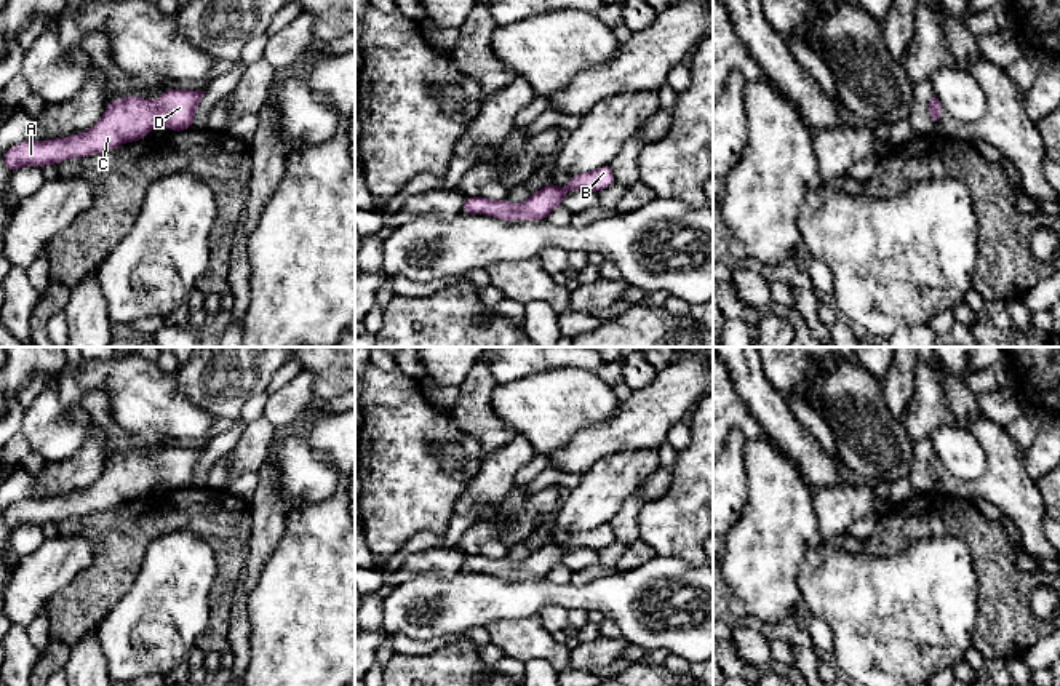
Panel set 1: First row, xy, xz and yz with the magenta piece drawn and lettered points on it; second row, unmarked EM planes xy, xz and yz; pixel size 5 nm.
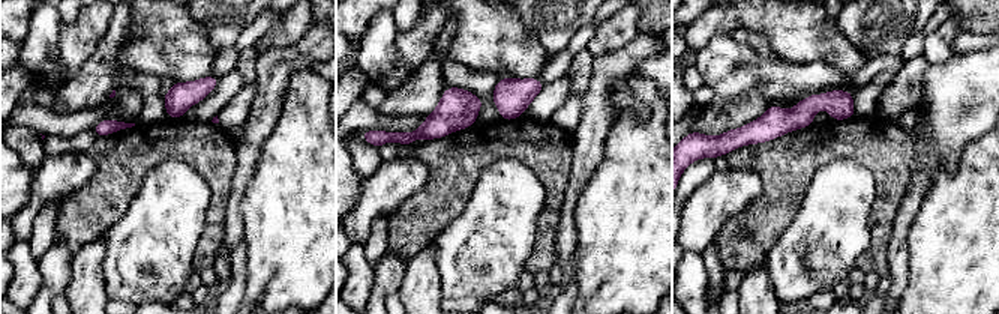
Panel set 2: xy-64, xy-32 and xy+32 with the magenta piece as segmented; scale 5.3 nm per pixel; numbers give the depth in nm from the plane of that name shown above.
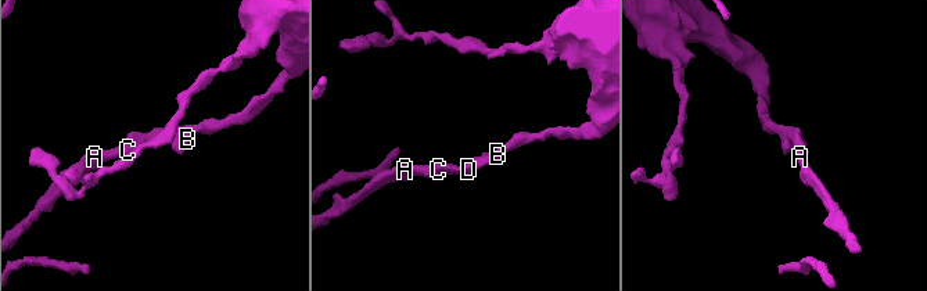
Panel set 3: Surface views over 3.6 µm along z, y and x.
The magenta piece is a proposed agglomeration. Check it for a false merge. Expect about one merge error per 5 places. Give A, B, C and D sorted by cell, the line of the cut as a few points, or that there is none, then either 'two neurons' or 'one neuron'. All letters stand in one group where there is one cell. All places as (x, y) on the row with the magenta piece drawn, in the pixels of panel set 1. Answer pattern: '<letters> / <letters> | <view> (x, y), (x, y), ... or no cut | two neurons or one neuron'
A B C D | no cut | one neuron

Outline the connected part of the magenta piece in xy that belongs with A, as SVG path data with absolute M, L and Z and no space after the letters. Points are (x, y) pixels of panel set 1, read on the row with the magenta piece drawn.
M169 88L158 99L125 96L107 104L101 120L83 133L48 141L22 141L2 158L13 174L21 166L59 165L69 158L83 158L109 152L125 142L134 142L152 133L161 120L168 131L185 131L193 125L197 107L206 91Z

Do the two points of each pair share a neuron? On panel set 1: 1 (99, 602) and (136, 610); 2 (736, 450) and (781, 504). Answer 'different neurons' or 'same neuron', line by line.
1: different neurons
2: different neurons

